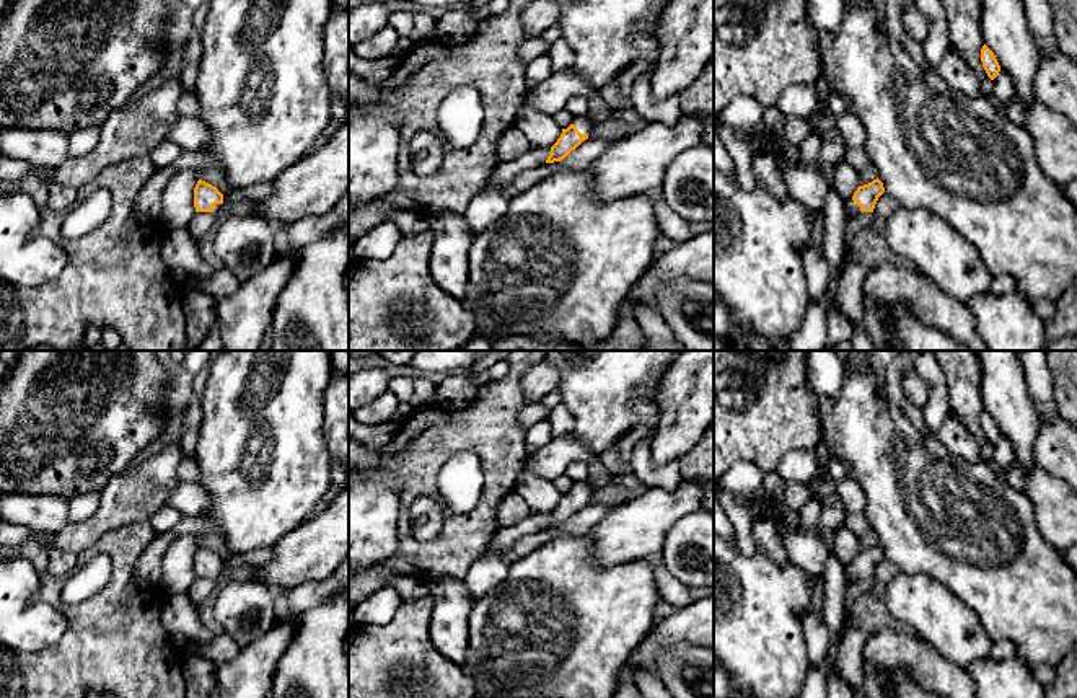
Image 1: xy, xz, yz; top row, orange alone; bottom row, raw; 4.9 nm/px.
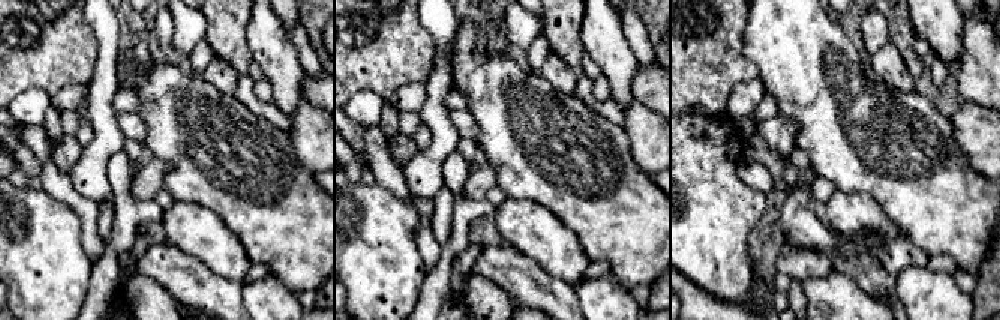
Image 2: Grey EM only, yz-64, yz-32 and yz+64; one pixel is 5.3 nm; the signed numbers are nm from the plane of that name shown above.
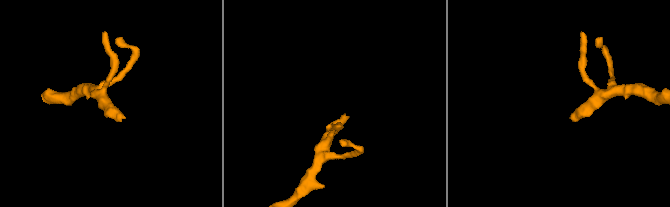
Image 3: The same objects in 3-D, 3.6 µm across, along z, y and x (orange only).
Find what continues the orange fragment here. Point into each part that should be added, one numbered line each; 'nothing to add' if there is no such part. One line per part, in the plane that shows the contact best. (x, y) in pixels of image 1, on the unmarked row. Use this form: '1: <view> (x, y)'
1: xz (585, 490)

